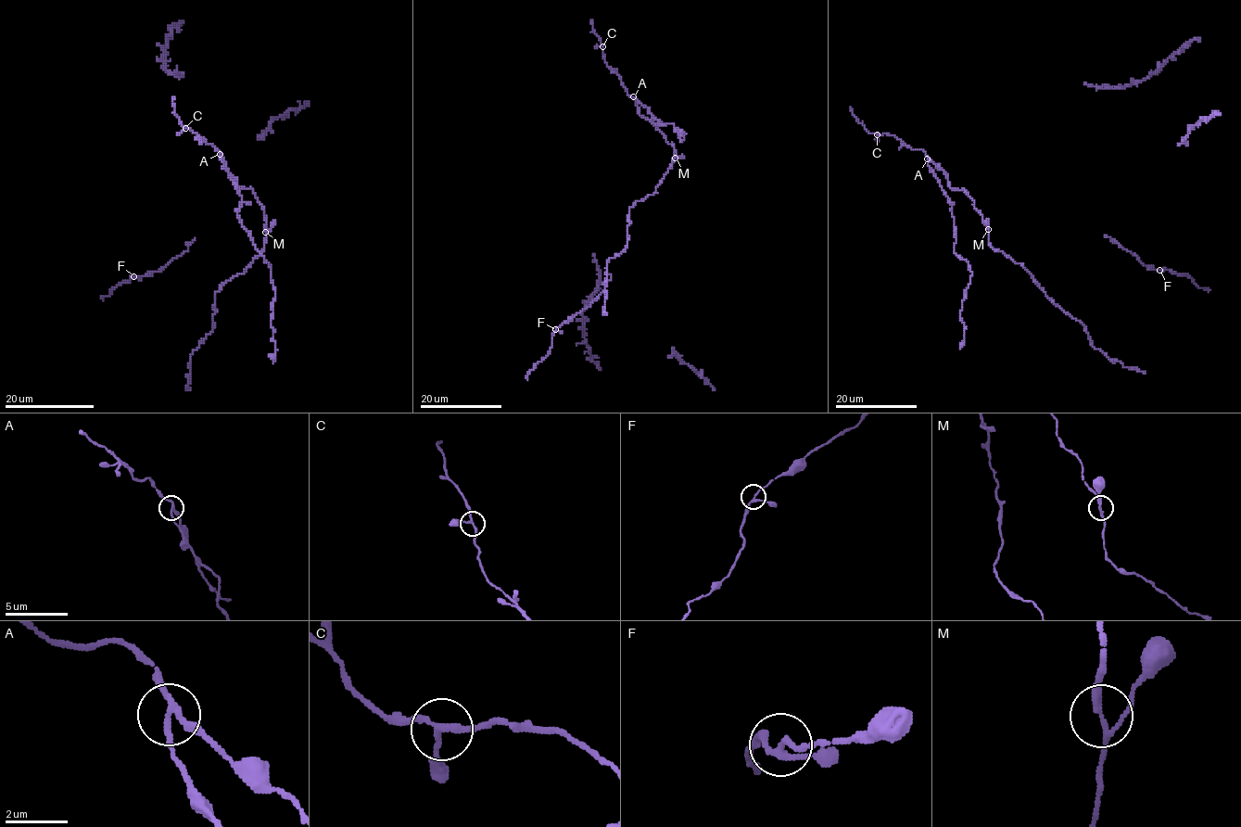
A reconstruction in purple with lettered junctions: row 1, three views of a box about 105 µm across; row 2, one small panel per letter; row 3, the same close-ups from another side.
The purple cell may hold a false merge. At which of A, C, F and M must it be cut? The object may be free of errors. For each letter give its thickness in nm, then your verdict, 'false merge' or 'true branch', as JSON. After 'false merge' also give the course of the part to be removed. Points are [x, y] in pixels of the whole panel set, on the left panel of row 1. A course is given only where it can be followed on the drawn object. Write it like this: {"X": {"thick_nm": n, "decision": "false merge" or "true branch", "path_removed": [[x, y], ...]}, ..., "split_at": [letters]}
{"A": {"thick_nm": 180, "decision": "false merge", "path_removed": [[220, 155], [223, 167], [236, 180], [241, 225], [272, 272], [274, 297], [272, 303], [272, 362]]}, "C": {"thick_nm": 180, "decision": "true branch"}, "F": {"thick_nm": 170, "decision": "true branch"}, "M": {"thick_nm": 170, "decision": "true branch"}, "split_at": ["A"]}

